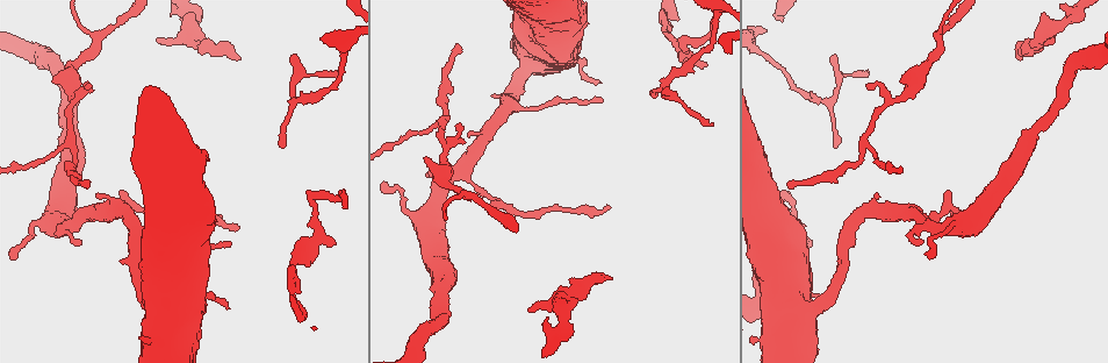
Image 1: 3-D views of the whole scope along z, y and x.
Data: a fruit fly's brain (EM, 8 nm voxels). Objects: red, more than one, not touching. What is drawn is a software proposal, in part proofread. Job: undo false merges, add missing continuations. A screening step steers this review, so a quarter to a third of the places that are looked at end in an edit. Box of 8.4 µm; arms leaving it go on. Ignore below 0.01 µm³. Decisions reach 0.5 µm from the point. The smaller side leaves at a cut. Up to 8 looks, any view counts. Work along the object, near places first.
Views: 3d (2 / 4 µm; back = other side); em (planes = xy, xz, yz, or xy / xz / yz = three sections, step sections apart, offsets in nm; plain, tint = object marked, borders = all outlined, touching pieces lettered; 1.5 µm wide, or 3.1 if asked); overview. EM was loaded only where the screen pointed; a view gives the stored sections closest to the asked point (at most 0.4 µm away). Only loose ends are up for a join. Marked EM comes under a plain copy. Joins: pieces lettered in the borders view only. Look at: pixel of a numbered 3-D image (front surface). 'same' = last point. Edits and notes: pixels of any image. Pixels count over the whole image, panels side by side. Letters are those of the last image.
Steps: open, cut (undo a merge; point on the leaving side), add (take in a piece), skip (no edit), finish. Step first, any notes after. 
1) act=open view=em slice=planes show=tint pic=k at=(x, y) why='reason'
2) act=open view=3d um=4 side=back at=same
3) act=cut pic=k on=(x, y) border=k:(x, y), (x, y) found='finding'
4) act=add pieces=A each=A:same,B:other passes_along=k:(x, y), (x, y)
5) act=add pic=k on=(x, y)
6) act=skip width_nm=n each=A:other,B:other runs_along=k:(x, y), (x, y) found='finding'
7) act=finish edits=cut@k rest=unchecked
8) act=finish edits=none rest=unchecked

act=open view=3d um=4 pic=1 at=(865, 72) why='tapers out'

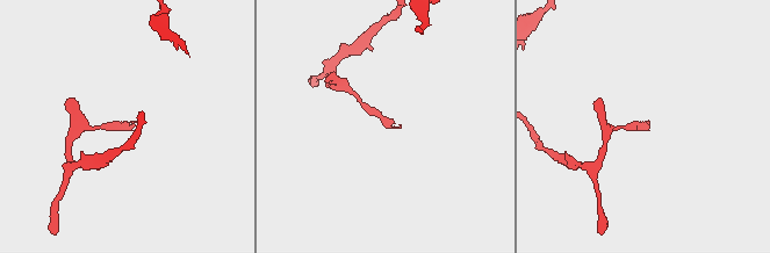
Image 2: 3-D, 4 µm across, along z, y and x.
act=open view=em slice=planes show=borders pic=2 at=(401, 124) why='shape alone is not enough'

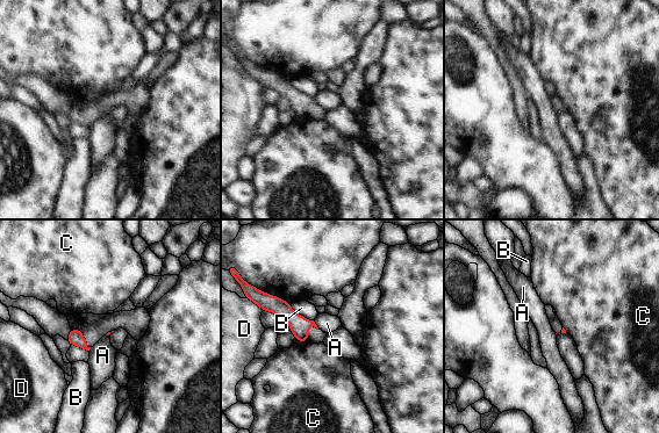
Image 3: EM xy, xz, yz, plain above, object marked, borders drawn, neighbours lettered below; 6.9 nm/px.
act=skip each=A:other,B:other,C:other,D:other runs_along=3:(272, 298), (300, 326), (305, 338) found='none of them fits'

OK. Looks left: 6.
act=open view=em slice=planes show=borders pic=1 at=(460, 124) why='free end'

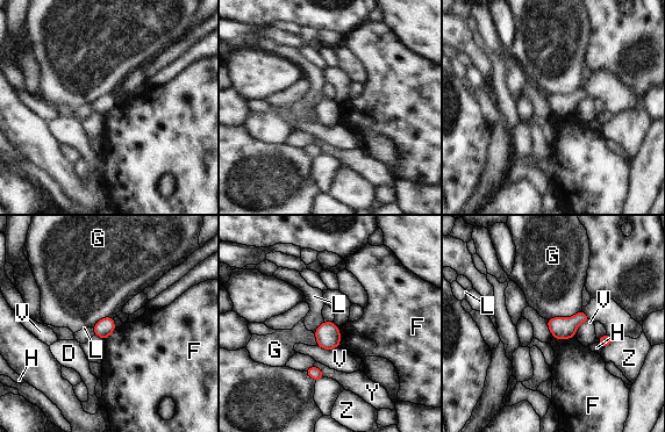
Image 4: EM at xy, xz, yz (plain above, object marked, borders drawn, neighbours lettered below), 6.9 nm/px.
act=skip width_nm=120 each=D:other,F:other,G:other,H:other,L:other,V:other,Y:other,Z:other border=4:(552, 336), (559, 339), (574, 337) found='none of them fits'

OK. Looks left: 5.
act=open view=3d um=4 side=back pic=1 at=(1055, 38) why='tapers out'

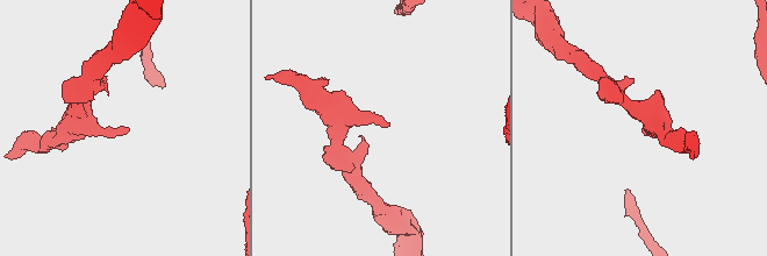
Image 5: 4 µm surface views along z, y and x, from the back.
act=open view=em slice=planes show=borders pic=5 at=(641, 129) why='need the tissue'

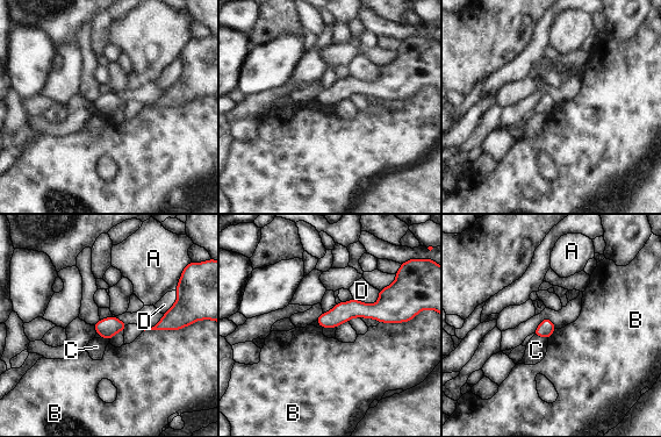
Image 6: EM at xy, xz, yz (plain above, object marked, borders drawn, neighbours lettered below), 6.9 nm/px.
act=skip width_nm=110 each=A:other,B:other,C:other,D:other border=6:(187, 324), (178, 329), (144, 331) found='none of them fits'

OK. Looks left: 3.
act=finish edits=none rest=unchecked

